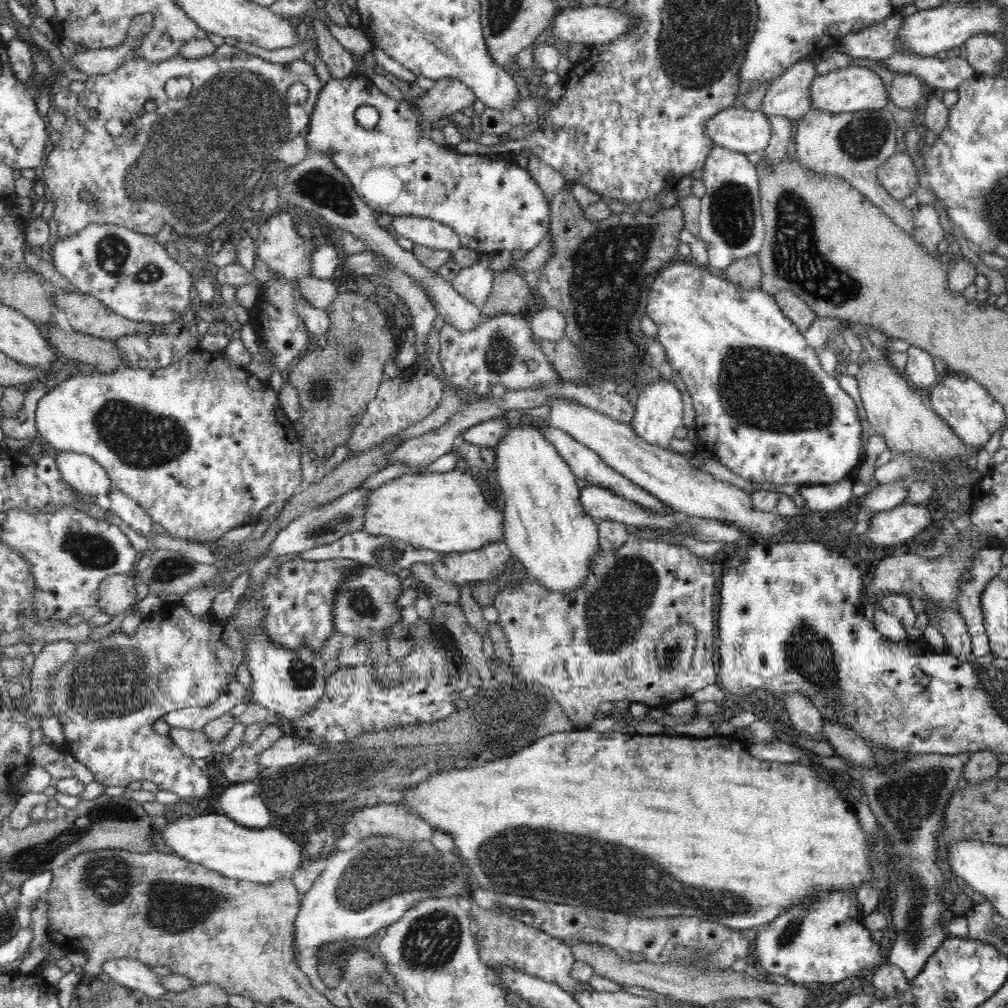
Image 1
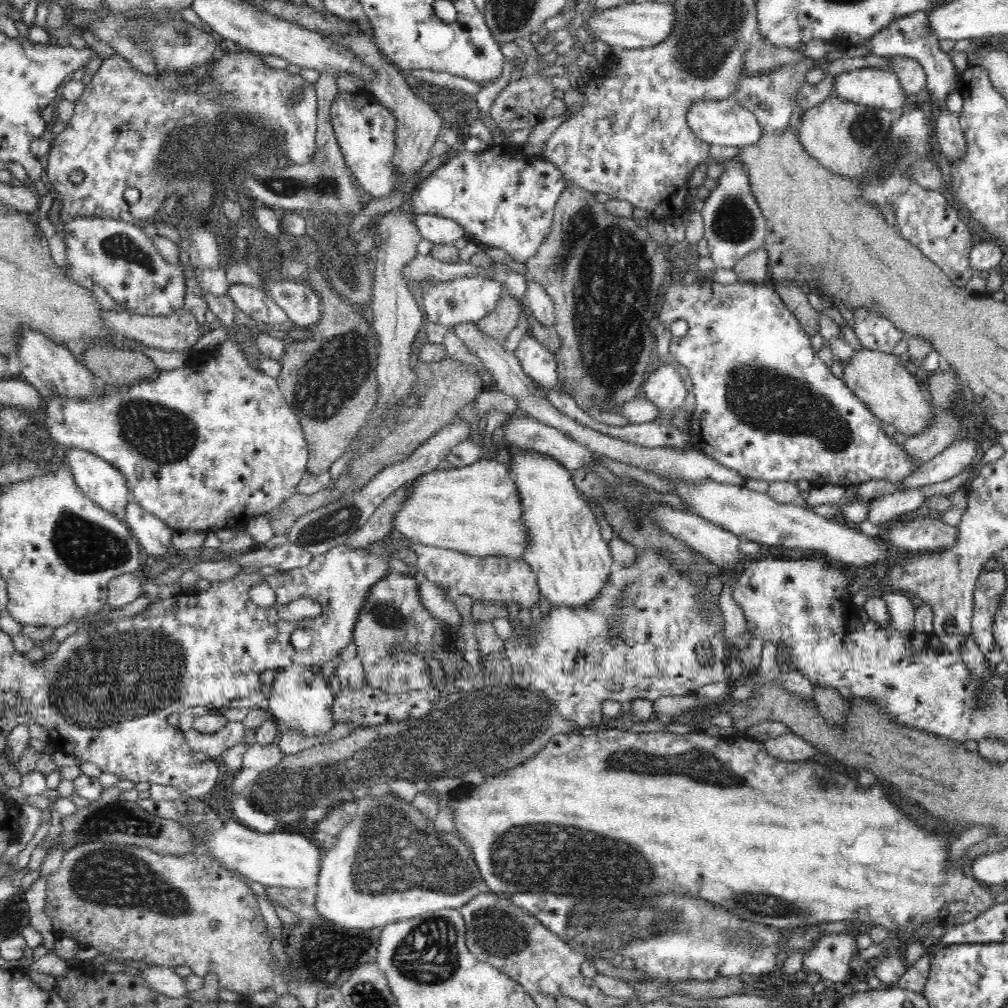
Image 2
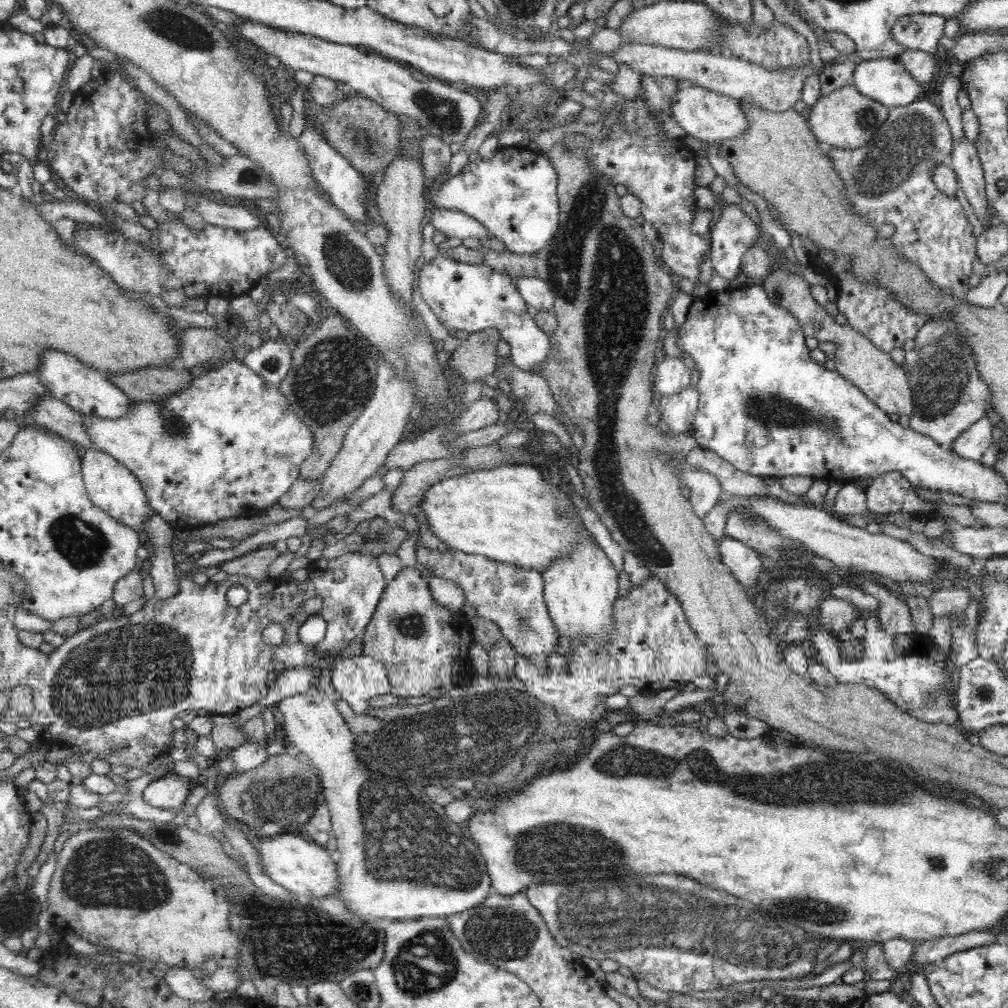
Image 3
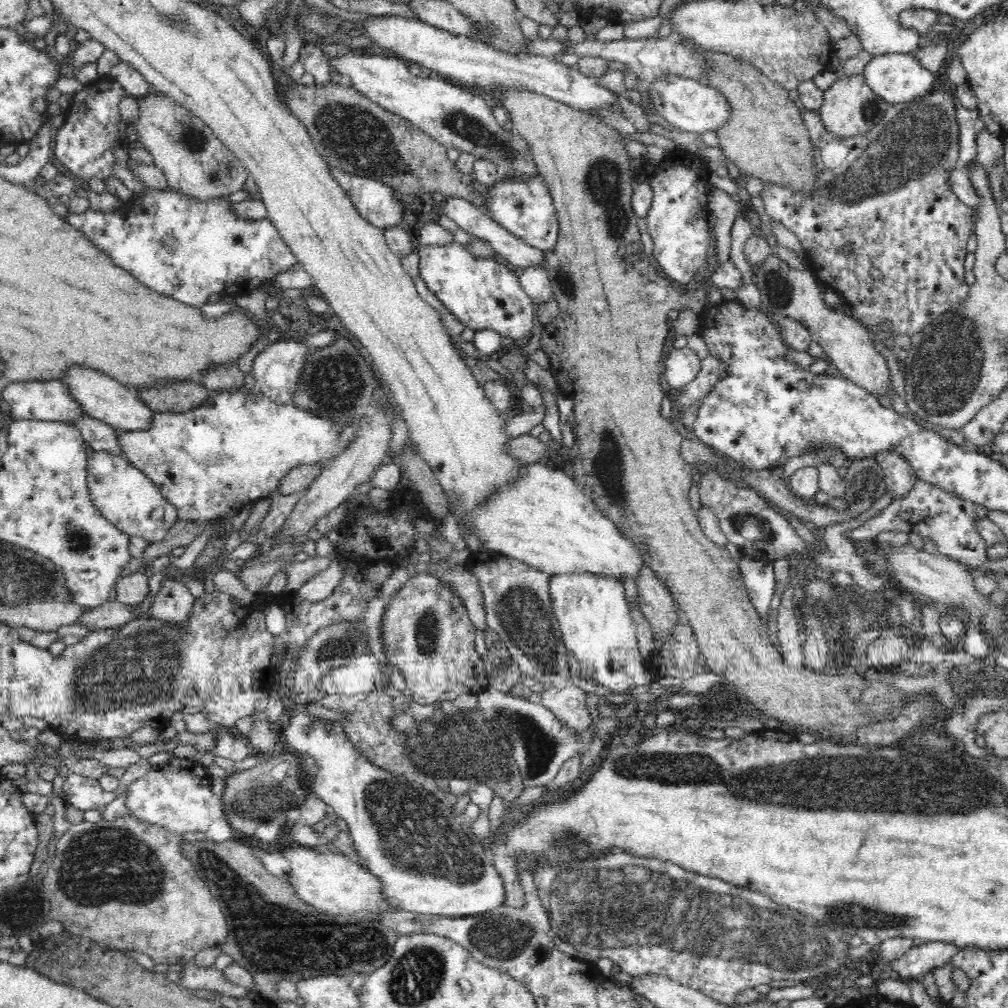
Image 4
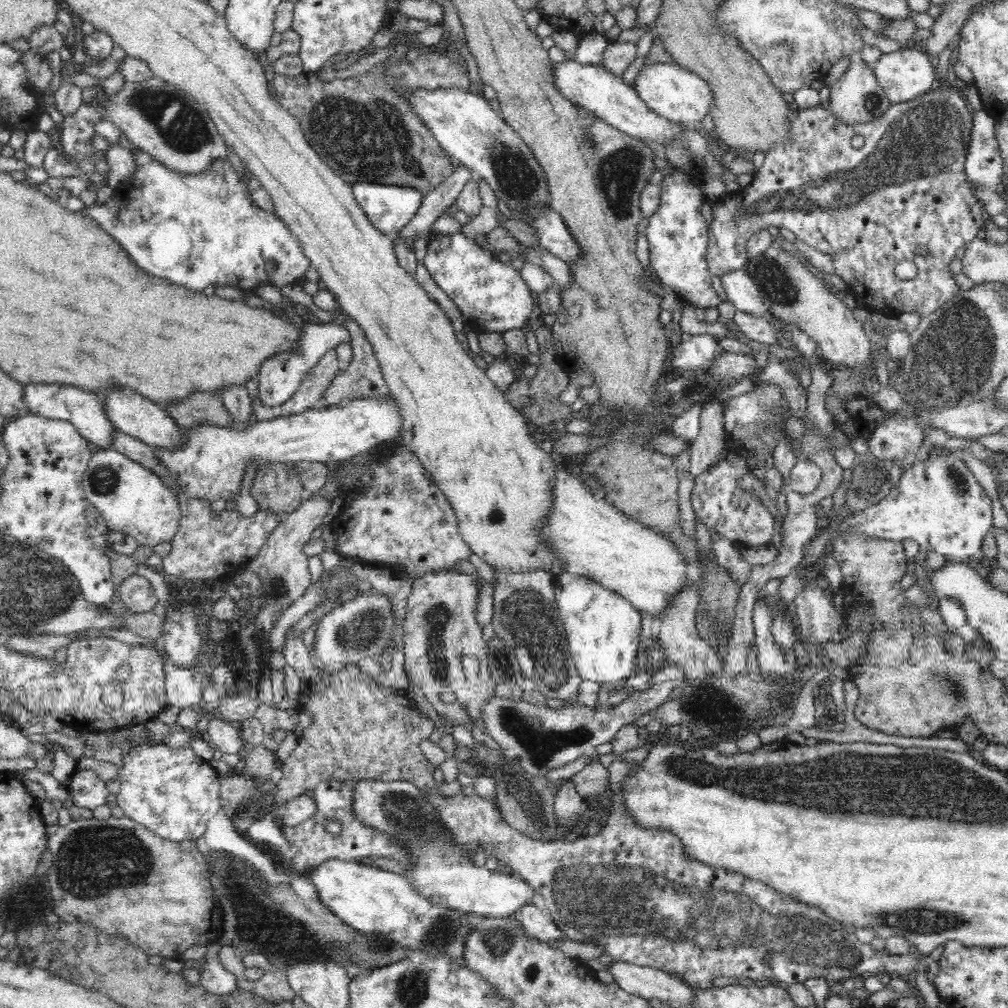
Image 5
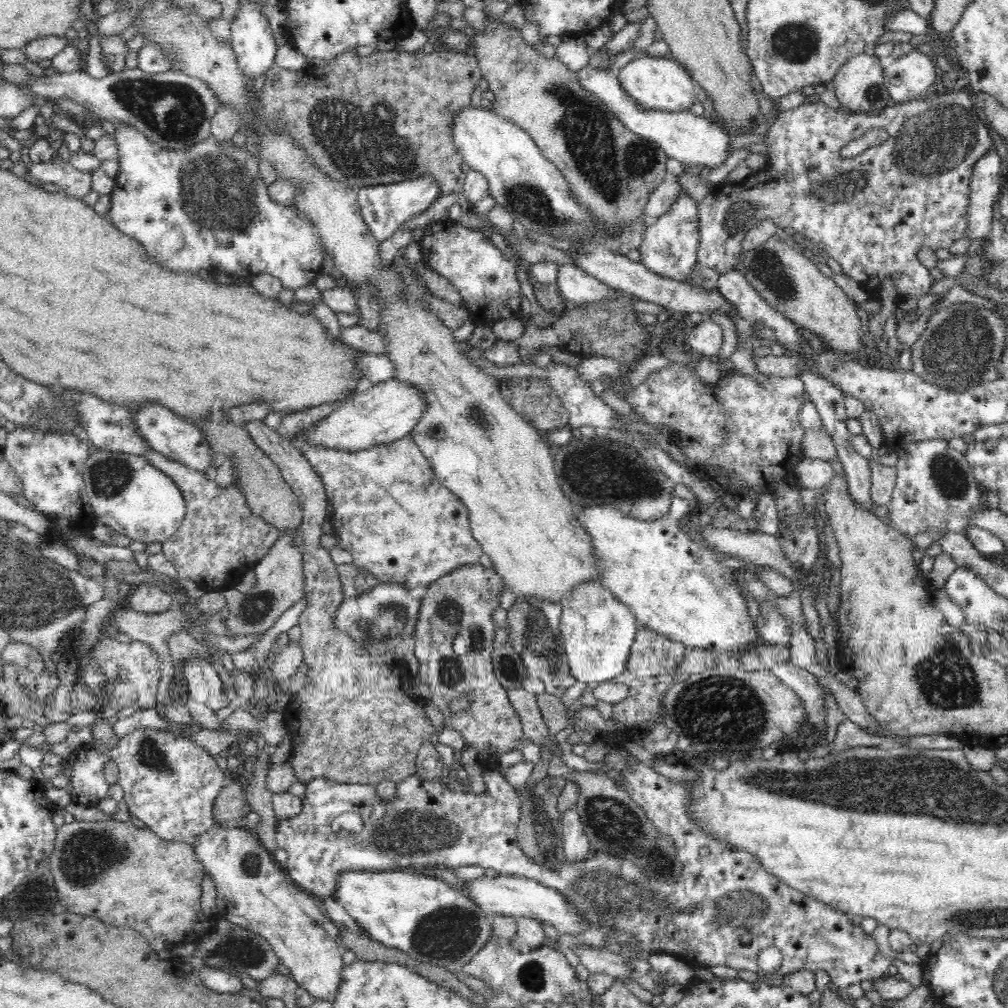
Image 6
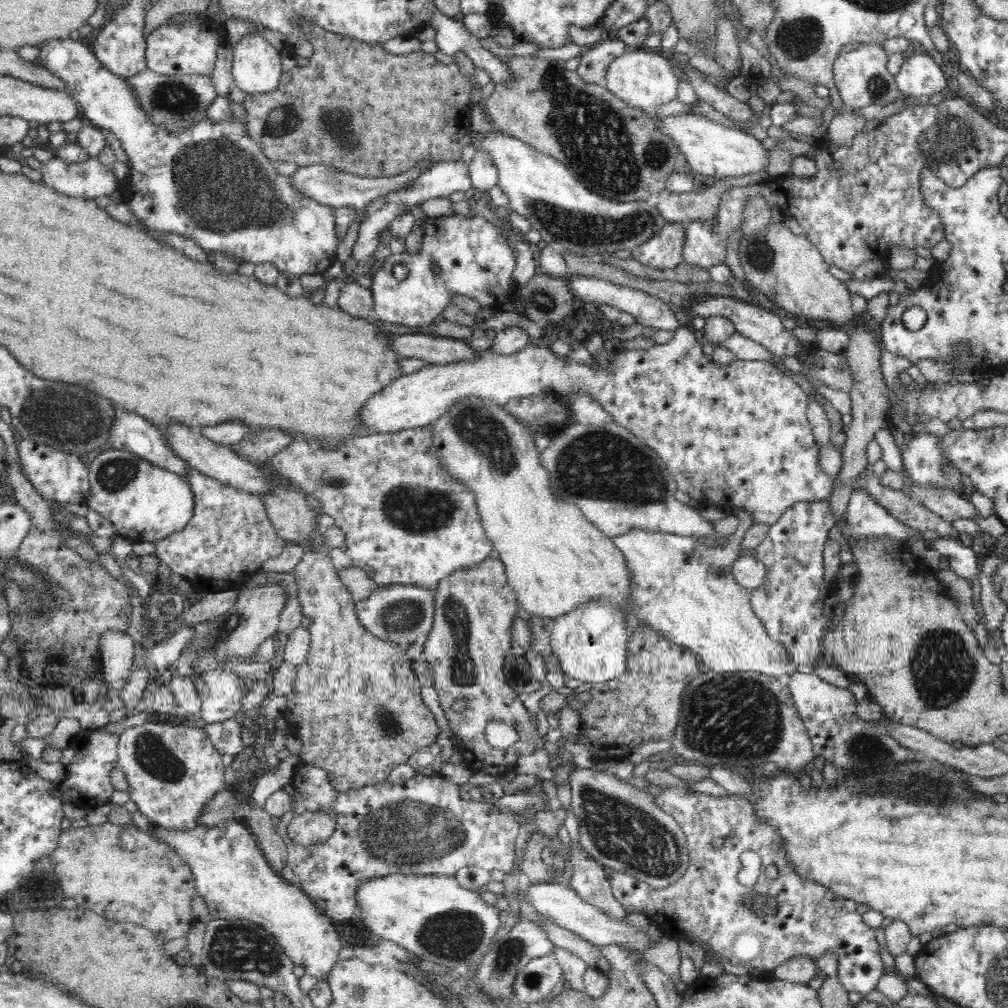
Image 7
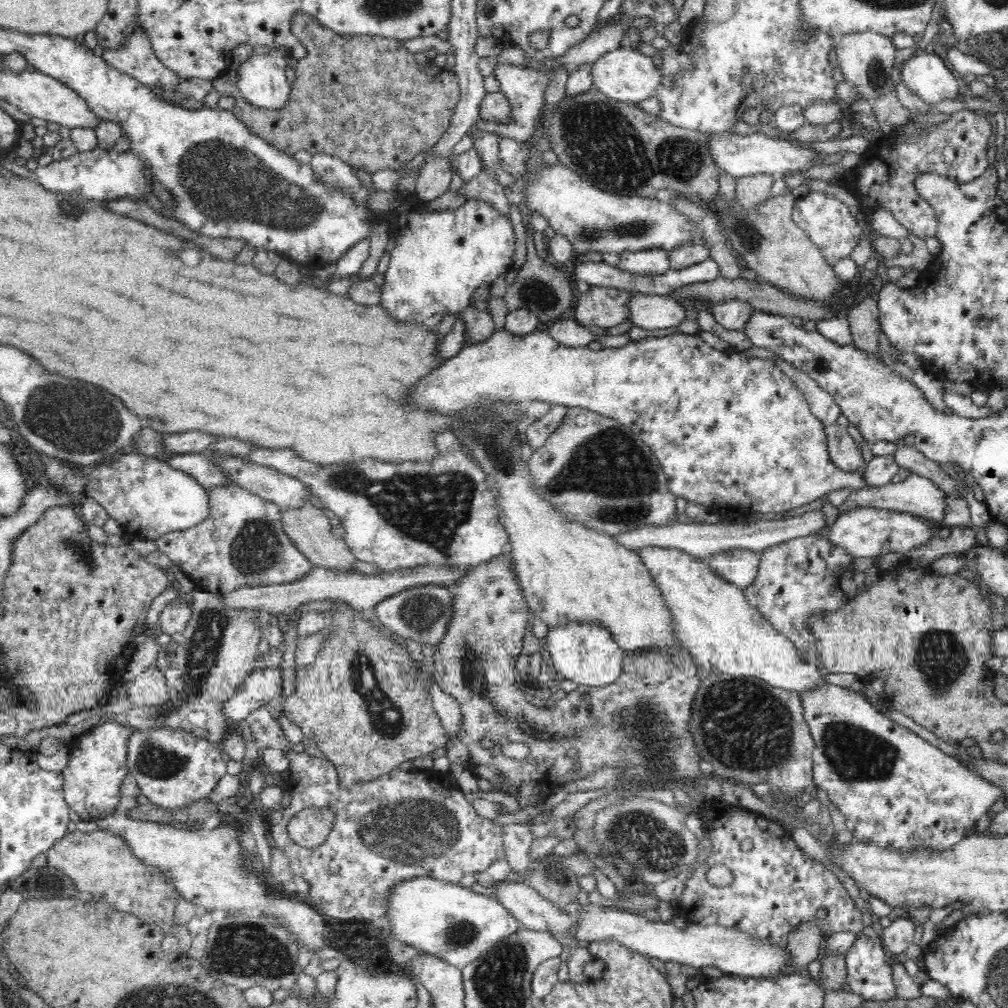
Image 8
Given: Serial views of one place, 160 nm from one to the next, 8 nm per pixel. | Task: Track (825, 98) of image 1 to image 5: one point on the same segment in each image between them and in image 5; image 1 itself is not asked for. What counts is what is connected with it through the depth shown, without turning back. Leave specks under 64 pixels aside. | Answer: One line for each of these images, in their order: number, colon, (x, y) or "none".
2: (874, 86)
3: (886, 80)
4: (897, 78)
5: (906, 74)

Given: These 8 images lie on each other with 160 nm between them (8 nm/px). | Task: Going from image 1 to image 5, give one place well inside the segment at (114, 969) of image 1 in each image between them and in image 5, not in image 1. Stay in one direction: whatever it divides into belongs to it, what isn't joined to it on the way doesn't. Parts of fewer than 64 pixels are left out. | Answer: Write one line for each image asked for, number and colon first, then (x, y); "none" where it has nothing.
2: (165, 980)
3: (184, 983)
4: (211, 979)
5: (214, 977)

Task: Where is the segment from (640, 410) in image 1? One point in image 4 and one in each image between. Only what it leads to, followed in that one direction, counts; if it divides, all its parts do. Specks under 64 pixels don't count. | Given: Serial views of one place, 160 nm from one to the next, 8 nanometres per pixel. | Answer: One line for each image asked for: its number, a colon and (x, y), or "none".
2: (665, 386)
3: (672, 376)
4: (682, 365)

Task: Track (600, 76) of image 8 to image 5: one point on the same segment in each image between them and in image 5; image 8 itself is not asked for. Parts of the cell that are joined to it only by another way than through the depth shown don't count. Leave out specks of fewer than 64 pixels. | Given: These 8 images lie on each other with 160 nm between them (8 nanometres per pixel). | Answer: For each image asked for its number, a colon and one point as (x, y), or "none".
5: (671, 91)
6: (662, 84)
7: (644, 79)

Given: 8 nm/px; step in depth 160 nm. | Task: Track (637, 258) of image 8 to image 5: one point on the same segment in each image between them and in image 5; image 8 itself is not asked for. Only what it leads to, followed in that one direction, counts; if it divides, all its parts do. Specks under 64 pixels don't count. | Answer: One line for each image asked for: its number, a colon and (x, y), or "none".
5: (677, 233)
6: (669, 244)
7: (663, 252)

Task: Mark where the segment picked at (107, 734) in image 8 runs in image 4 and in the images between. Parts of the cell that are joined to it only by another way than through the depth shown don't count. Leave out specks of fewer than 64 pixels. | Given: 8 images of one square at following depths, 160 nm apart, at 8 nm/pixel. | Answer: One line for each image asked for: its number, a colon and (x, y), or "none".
4: (85, 793)
5: (87, 790)
6: (89, 783)
7: (87, 783)

